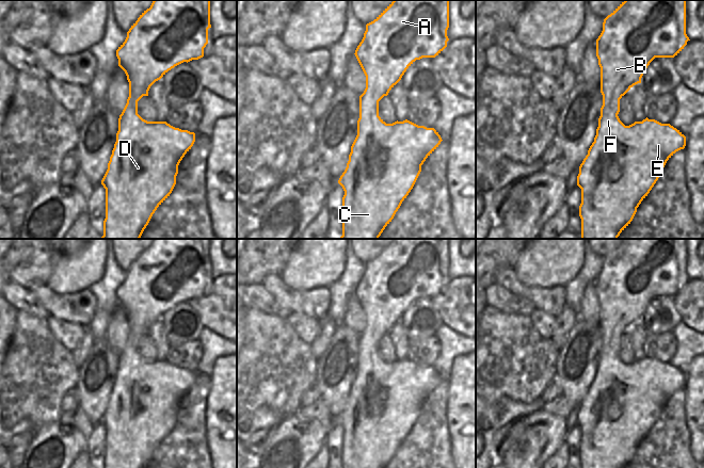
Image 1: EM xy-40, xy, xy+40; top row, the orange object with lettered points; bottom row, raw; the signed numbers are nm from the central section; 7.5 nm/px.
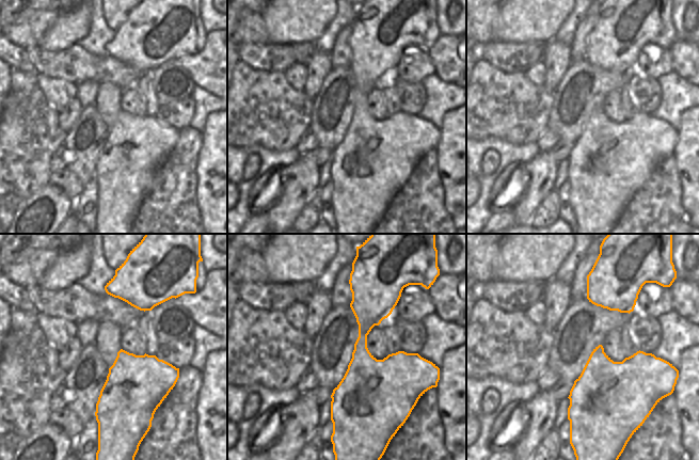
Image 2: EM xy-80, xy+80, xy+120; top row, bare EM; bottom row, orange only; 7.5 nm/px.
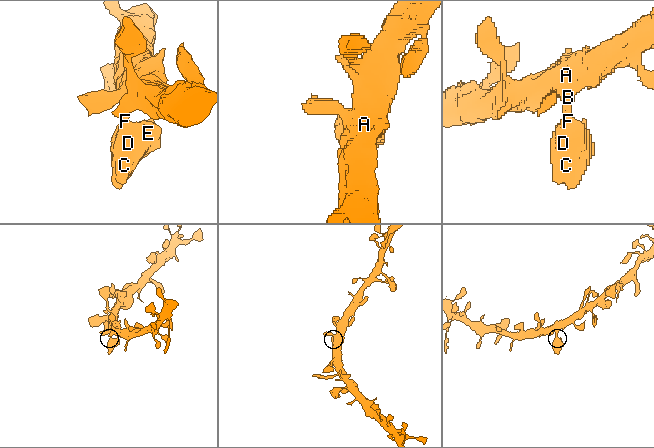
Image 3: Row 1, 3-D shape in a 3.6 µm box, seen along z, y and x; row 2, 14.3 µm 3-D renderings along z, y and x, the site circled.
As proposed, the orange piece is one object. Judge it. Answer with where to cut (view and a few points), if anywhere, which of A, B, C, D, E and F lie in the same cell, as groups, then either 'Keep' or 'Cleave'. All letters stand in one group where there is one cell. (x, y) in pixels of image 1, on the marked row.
No split. Groups: A B C D E F. Keep

